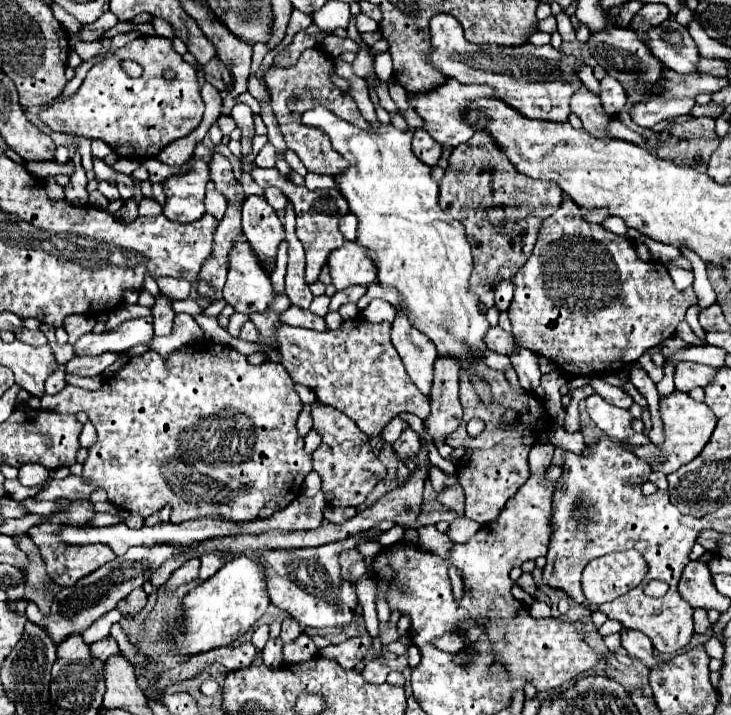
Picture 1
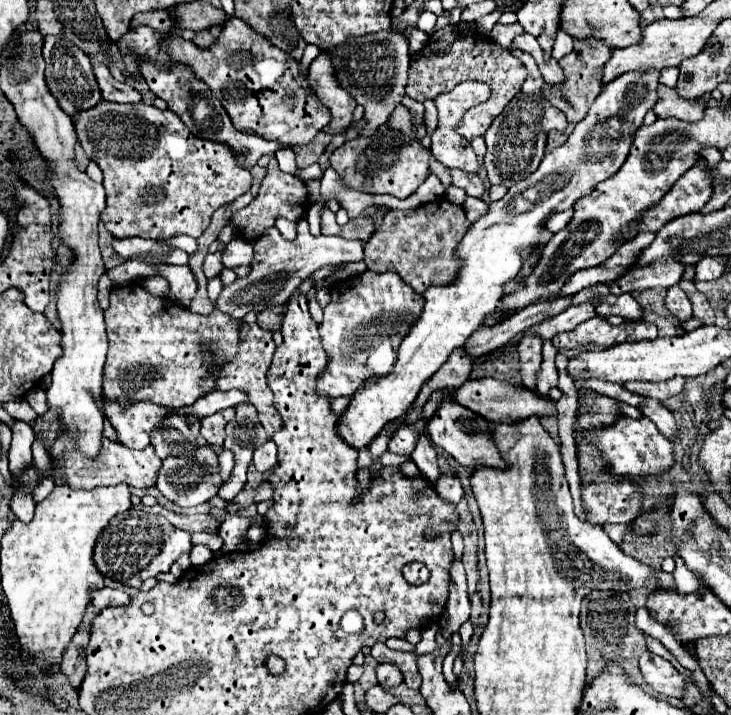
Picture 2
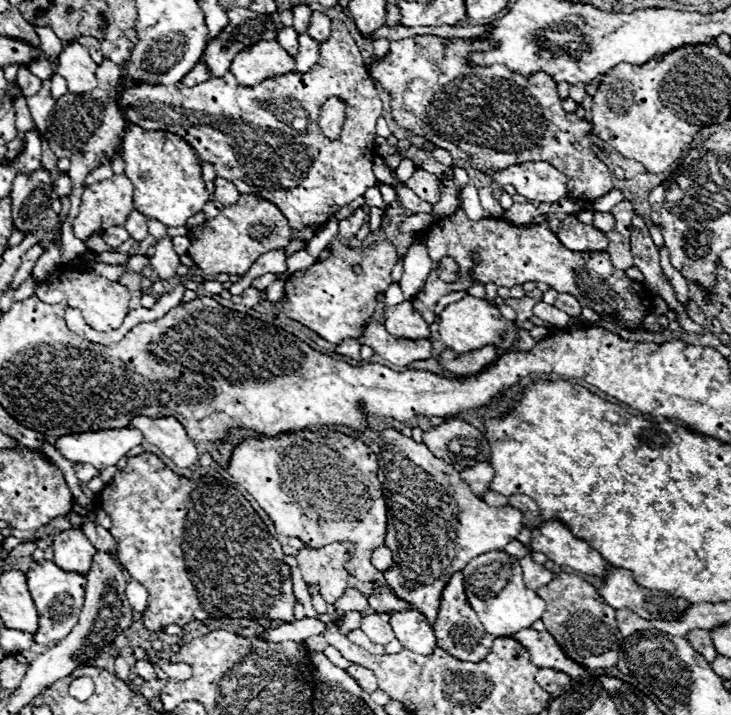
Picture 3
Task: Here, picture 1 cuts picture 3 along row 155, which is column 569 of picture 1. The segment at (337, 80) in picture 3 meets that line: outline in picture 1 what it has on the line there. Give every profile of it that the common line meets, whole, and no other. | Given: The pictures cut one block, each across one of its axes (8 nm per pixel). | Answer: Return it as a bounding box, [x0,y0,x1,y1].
[508,196,696,376]

